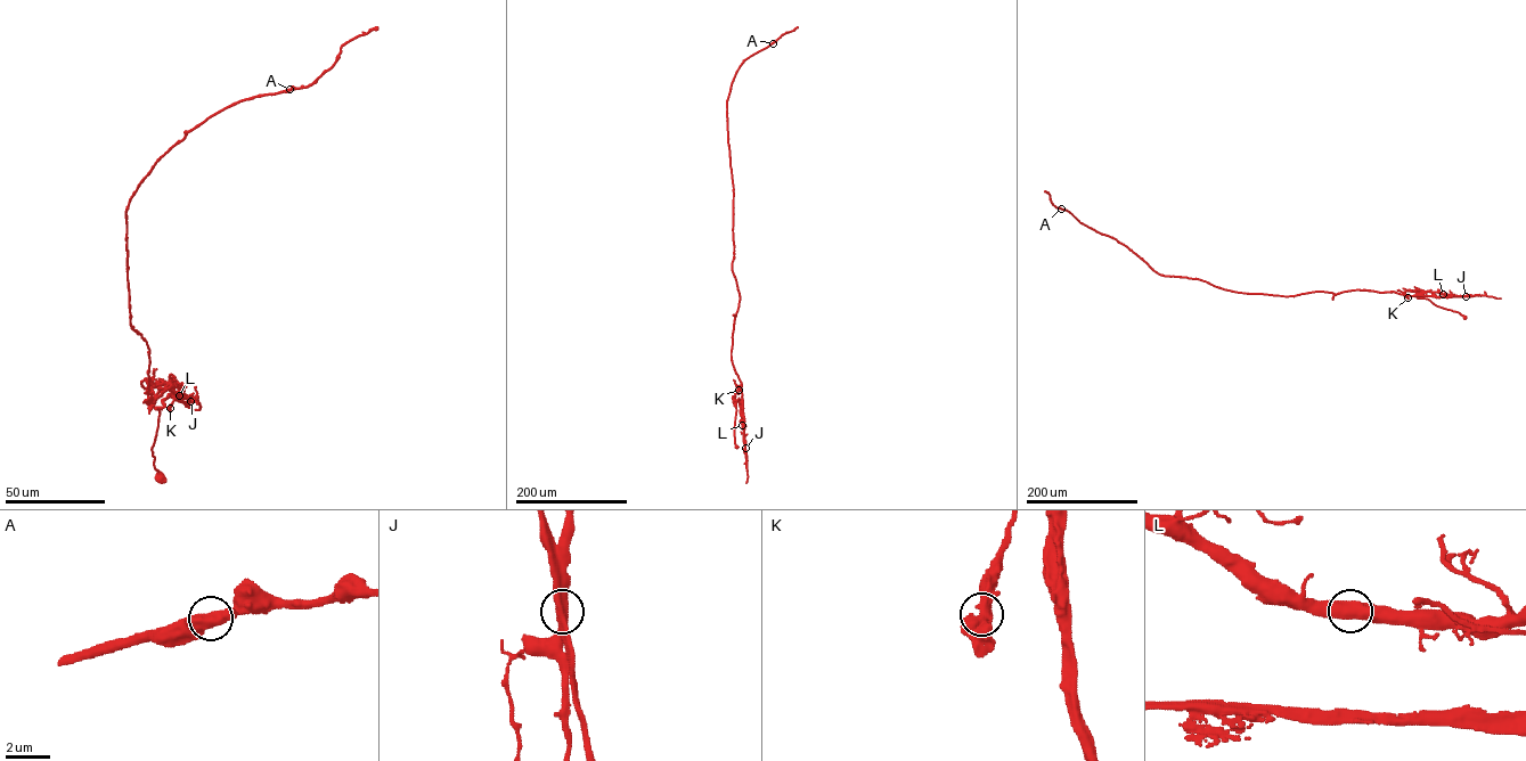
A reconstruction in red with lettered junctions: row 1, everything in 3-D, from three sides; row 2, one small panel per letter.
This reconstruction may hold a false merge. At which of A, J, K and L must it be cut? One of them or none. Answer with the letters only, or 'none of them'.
J

